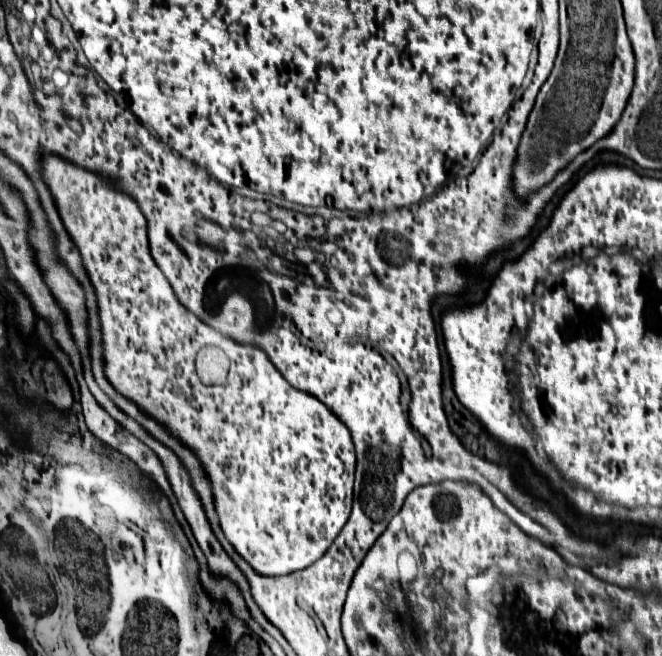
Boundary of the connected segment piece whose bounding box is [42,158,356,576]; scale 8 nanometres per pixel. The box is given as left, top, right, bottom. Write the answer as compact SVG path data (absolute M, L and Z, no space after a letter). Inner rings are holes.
M48 158L42 160L42 168L44 168L44 180L50 188L50 192L54 194L54 200L58 204L58 210L62 214L64 226L70 232L72 240L76 242L76 246L82 252L84 258L84 266L96 286L96 294L98 294L98 304L100 304L100 318L102 318L102 334L104 334L104 360L106 360L106 376L108 380L128 398L132 398L142 410L146 410L148 414L156 416L162 424L166 424L184 444L188 444L194 454L202 460L204 470L208 472L208 478L212 482L214 488L214 500L216 500L216 510L220 516L220 524L222 530L226 534L226 538L234 544L234 548L260 572L266 576L278 576L278 574L290 574L296 570L304 570L308 568L312 562L316 562L334 542L334 538L340 534L340 530L344 528L348 516L350 516L350 508L352 508L352 484L354 484L354 466L356 466L356 456L354 456L354 444L350 438L348 428L314 396L300 392L296 388L292 388L284 376L274 368L274 364L266 358L266 354L256 348L256 346L244 346L238 344L234 340L228 340L226 336L218 334L216 330L212 330L210 326L202 324L192 312L188 312L178 298L174 296L172 286L168 284L166 276L160 272L160 268L156 266L156 262L150 256L148 250L148 234L146 234L146 220L142 216L142 212L138 210L136 202L132 198L128 198L126 194L114 190L112 186L108 186L102 178L98 178L94 172L82 170L62 158ZM204 346L218 346L222 348L228 356L230 356L230 374L228 374L228 382L220 384L220 386L204 386L196 374L194 368L194 358L198 354L200 348Z

